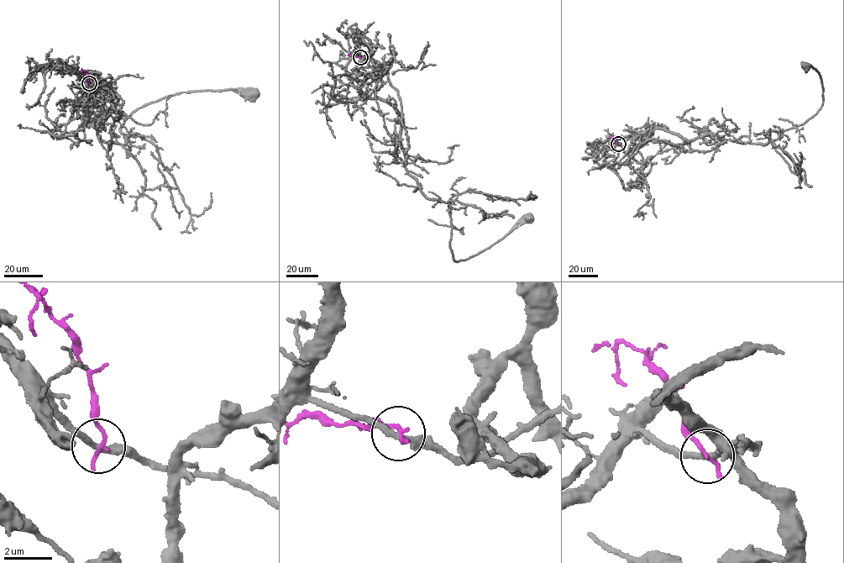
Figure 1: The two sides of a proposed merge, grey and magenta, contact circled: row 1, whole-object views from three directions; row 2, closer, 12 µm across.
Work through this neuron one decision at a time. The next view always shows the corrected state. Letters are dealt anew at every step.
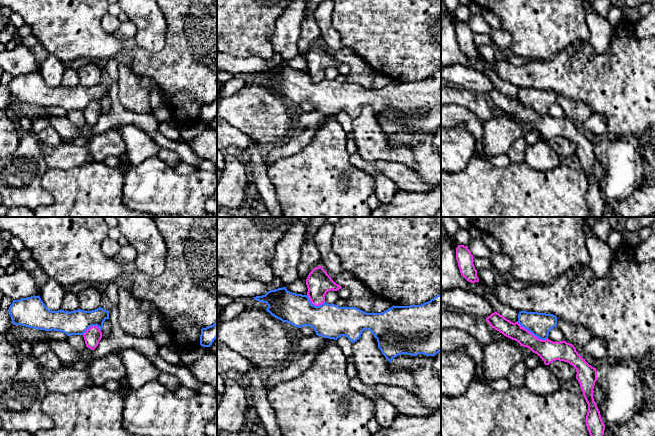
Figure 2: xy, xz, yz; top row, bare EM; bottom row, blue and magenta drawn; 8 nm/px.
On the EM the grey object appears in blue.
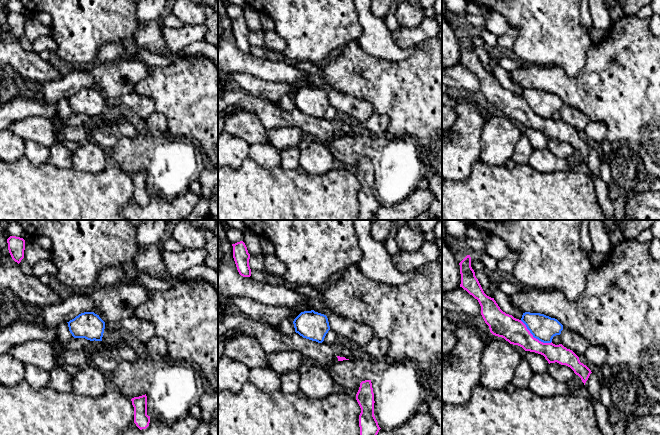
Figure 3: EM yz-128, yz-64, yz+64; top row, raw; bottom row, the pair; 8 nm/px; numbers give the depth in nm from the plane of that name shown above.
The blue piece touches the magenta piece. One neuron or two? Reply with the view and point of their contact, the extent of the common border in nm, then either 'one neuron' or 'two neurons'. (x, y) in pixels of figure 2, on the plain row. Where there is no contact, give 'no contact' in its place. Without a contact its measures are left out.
yz (532, 109) | 280 nm | two neurons

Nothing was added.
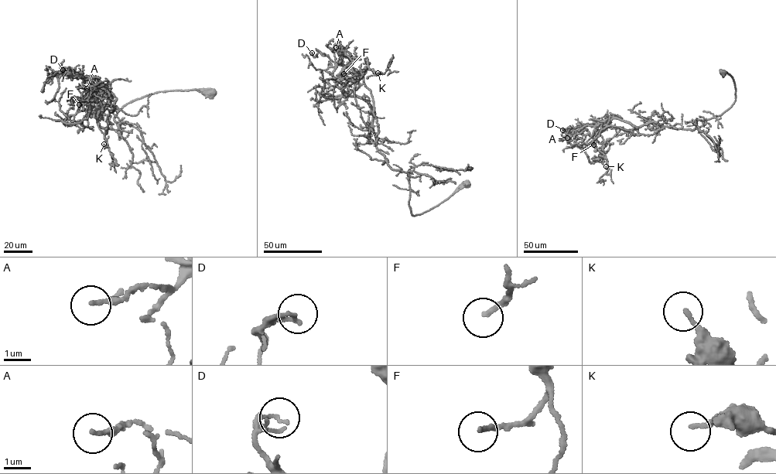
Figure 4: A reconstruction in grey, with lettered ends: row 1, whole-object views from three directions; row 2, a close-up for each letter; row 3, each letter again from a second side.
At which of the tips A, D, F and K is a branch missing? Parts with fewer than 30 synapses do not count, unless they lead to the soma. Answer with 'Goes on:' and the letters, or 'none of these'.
Goes on: F

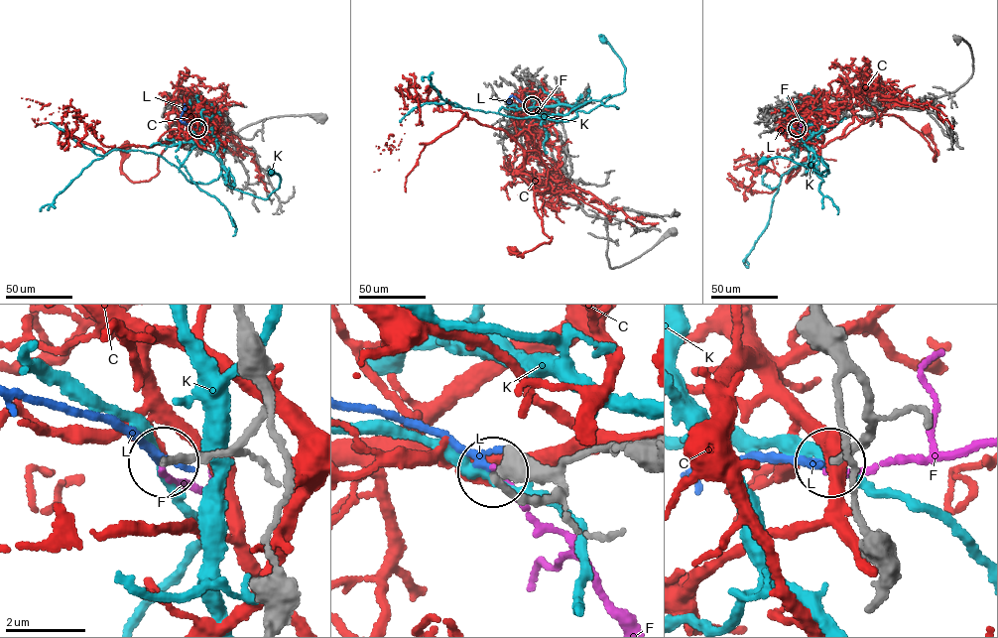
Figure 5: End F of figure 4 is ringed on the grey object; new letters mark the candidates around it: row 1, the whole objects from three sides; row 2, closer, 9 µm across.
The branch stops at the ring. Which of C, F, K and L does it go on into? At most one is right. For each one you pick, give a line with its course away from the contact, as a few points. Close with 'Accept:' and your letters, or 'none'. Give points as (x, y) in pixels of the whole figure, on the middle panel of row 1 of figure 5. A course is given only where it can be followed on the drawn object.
L: course (532, 105), (514, 96), (509, 97), (511, 105), (506, 101)
Accept: L

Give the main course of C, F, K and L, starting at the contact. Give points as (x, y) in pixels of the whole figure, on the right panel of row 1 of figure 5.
C: (798, 127), (799, 116), (846, 103), (861, 121), (899, 117), (929, 143), (935, 161), (935, 145), (927, 130)
F: (797, 128), (812, 124), (810, 126)
K: (797, 127), (802, 130), (806, 145), (827, 168), (825, 171), (820, 174), (783, 157), (764, 160)
L: (797, 128), (782, 130), (783, 120), (788, 114), (782, 111)

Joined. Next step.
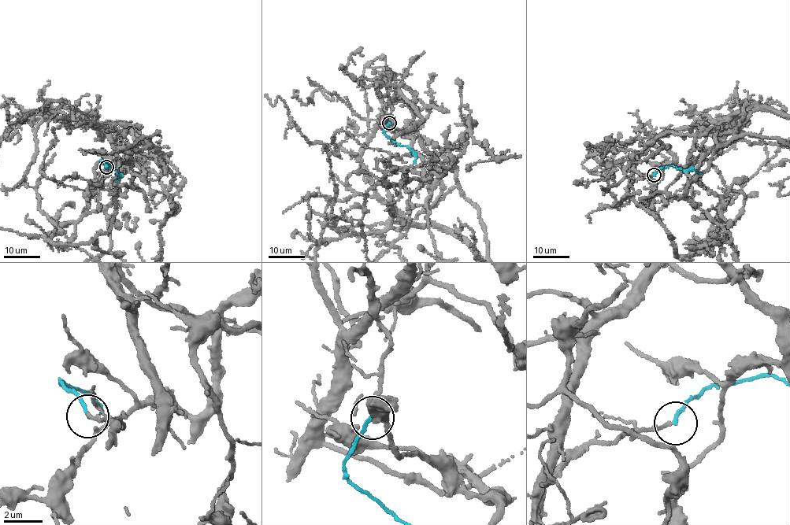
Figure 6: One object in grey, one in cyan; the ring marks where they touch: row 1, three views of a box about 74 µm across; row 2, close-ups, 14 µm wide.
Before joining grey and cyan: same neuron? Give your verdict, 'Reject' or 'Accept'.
Accept

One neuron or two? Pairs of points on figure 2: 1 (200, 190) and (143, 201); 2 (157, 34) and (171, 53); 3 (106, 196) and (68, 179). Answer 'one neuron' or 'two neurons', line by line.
1: one neuron
2: two neurons
3: one neuron

